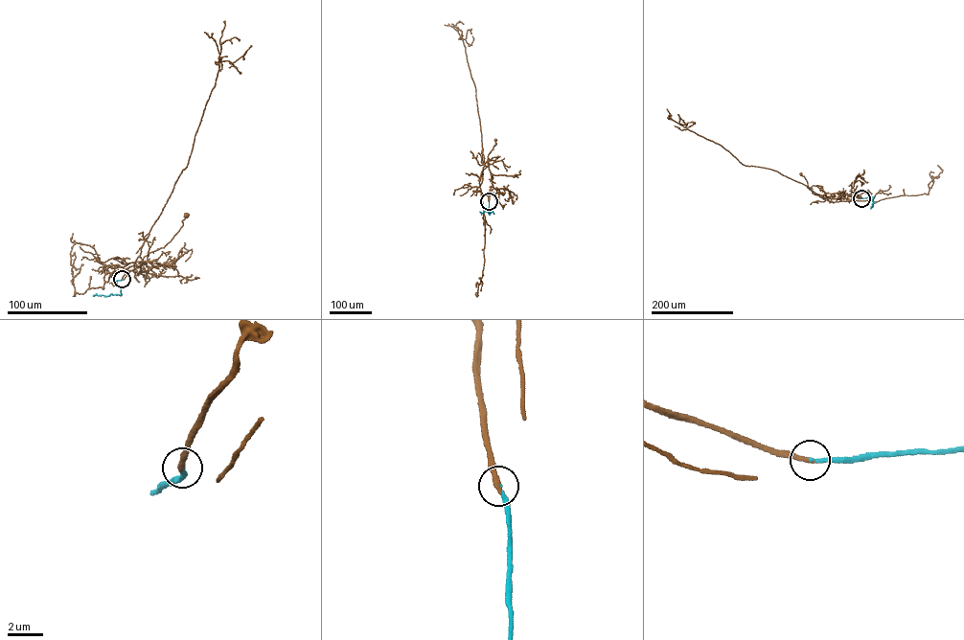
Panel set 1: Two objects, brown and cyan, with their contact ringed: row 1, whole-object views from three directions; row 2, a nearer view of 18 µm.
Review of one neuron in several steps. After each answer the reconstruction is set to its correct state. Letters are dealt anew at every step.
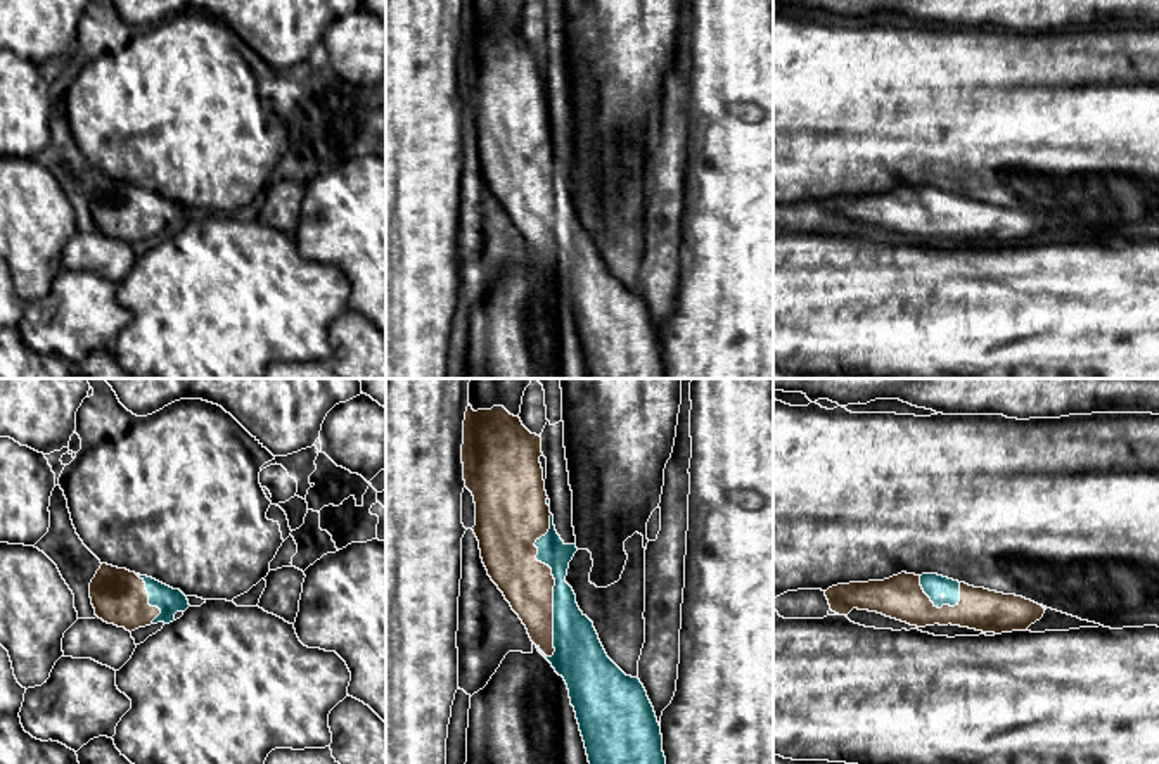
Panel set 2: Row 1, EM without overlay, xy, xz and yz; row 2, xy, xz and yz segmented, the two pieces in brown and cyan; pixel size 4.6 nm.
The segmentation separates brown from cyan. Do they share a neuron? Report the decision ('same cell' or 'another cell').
same cell

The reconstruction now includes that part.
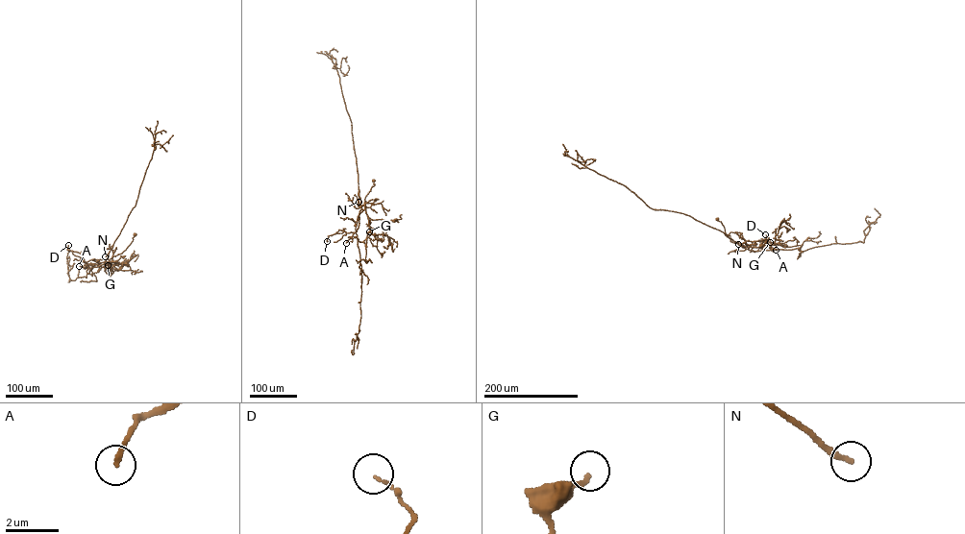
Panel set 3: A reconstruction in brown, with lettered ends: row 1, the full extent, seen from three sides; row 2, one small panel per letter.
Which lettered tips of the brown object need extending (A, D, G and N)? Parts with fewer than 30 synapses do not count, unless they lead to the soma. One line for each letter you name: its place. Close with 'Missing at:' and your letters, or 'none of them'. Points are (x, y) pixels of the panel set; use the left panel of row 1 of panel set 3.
N: Place: (105, 256)
Missing at: N

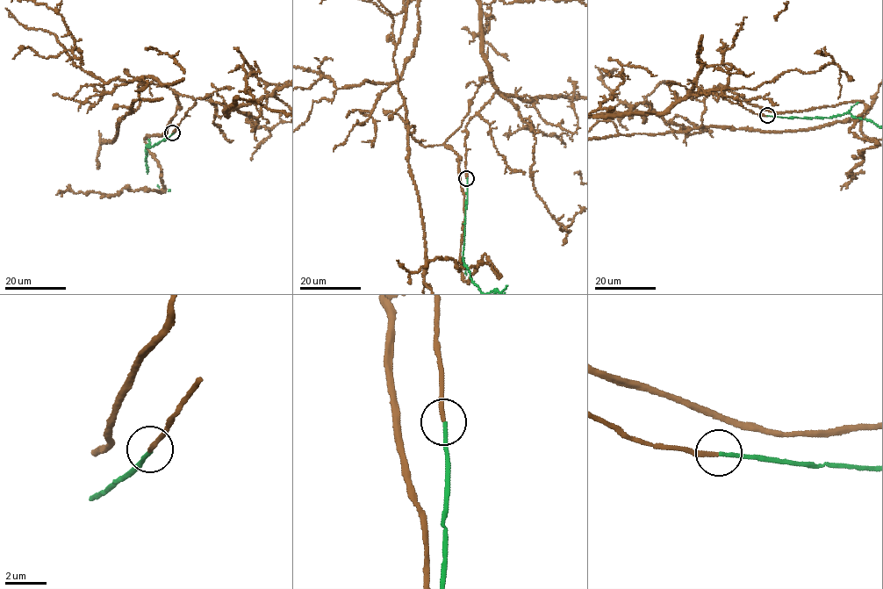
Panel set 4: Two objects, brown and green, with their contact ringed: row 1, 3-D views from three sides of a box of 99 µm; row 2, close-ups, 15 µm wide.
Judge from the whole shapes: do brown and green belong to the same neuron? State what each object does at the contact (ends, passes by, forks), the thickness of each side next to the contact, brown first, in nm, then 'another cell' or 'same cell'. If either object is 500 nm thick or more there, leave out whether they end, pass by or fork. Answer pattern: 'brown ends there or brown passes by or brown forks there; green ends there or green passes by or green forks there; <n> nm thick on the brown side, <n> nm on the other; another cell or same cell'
brown ends there; green ends there; 220 nm thick on the brown side, 160 nm on the other; same cell

